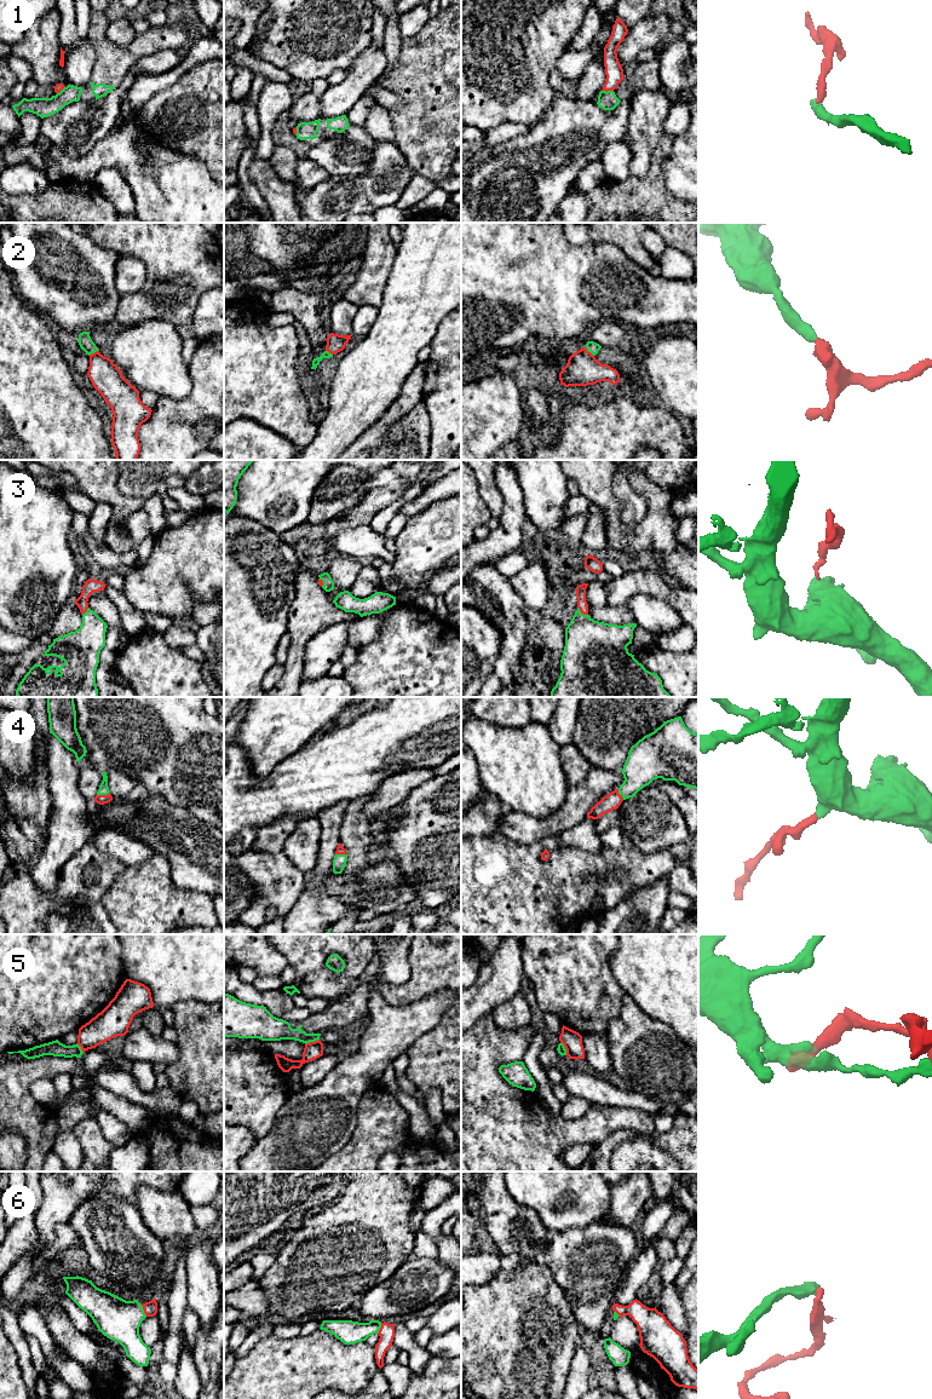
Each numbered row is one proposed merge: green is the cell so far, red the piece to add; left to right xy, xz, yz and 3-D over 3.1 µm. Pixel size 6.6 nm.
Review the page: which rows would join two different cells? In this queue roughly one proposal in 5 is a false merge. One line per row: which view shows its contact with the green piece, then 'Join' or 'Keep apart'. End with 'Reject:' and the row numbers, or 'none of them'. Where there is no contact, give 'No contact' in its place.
1: Touches green in yz. Keep apart
2: Touches green in yz. Join
3: Touches green in yz. Join
4: Touches green in xy. Join
5: Touches green in xz. Join
6: Touches green in xy. Join
Reject: 1

